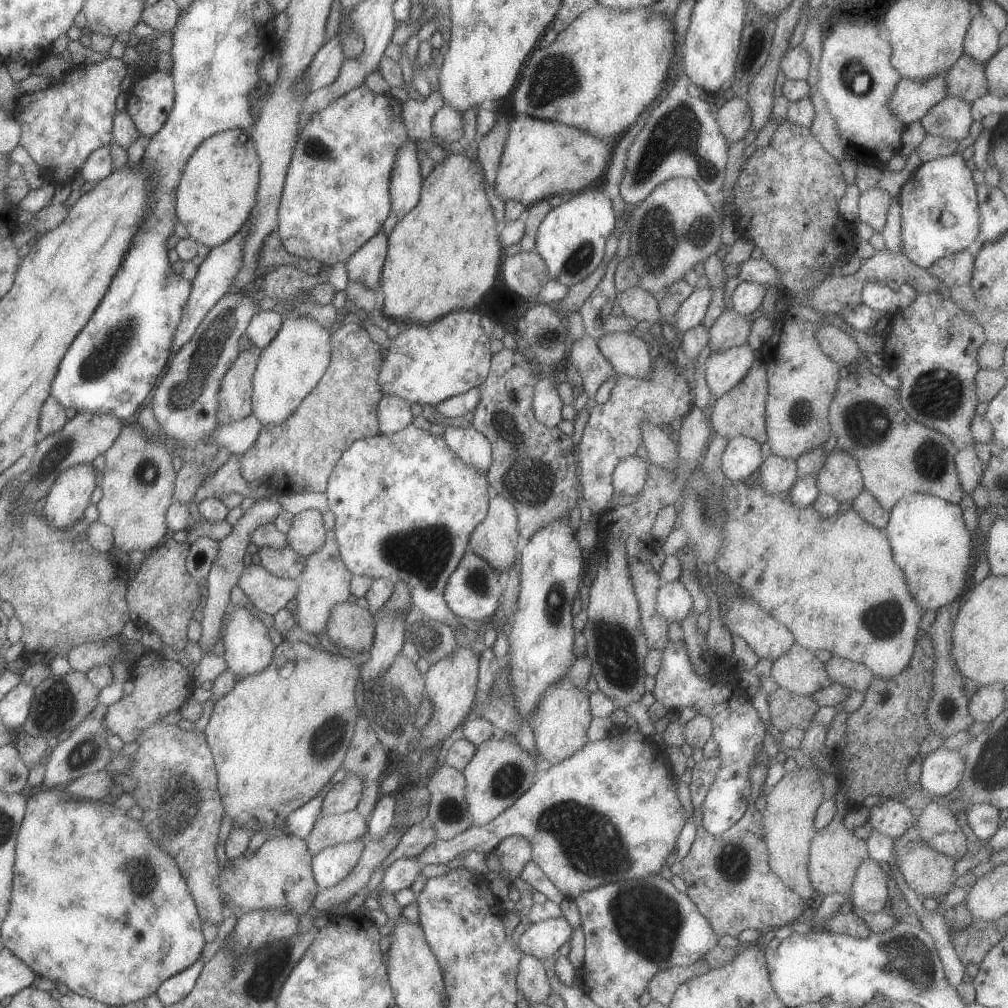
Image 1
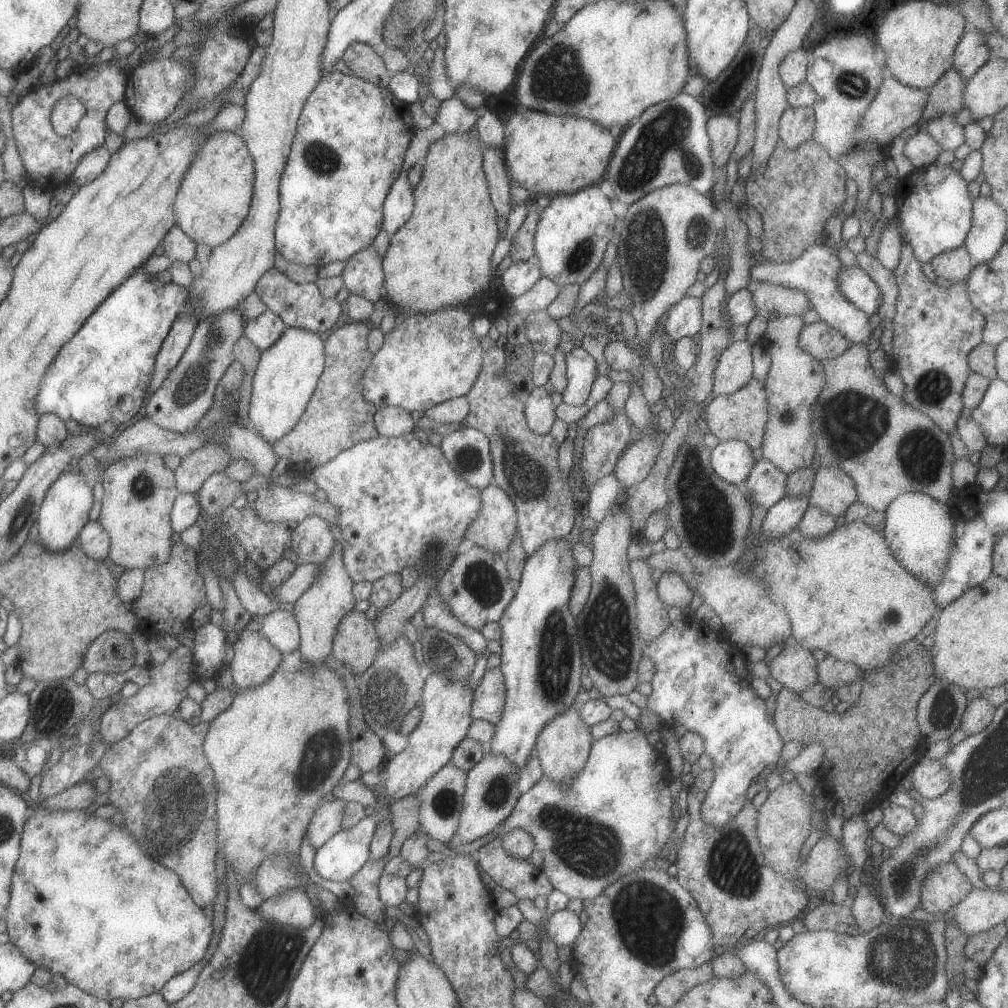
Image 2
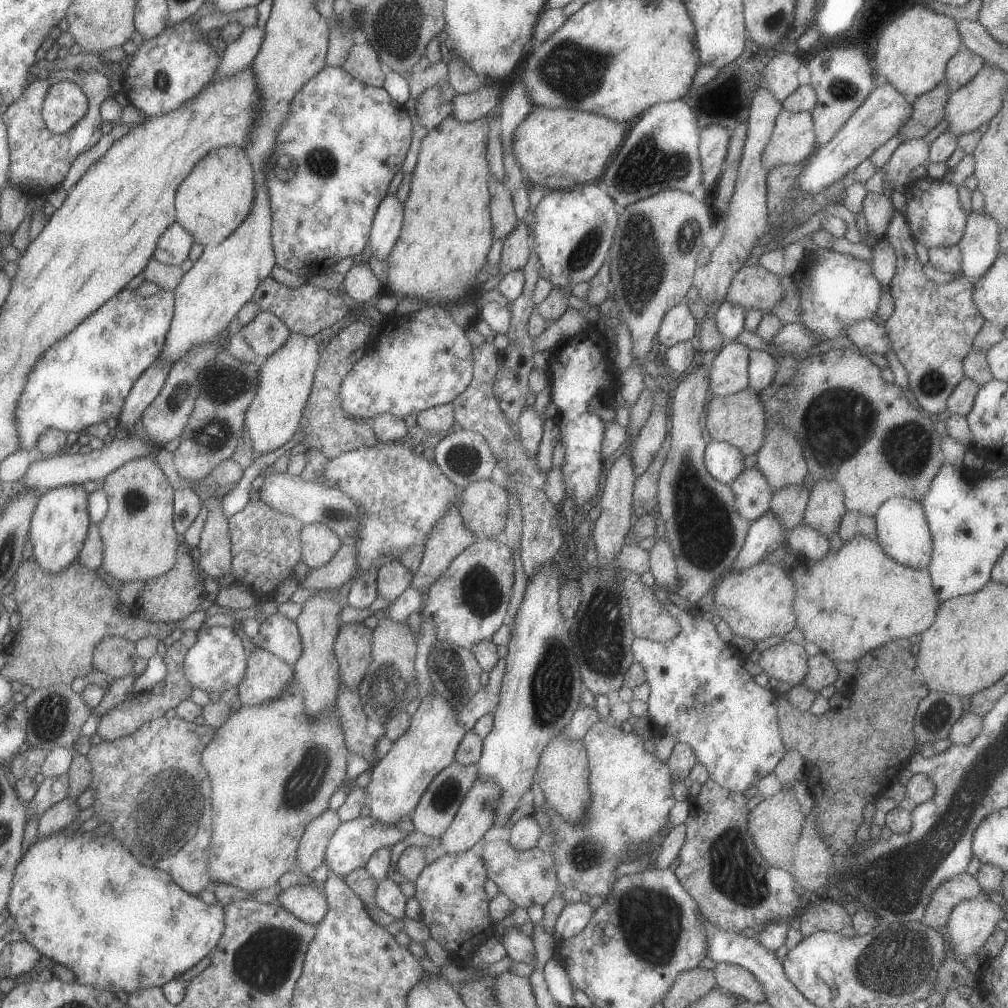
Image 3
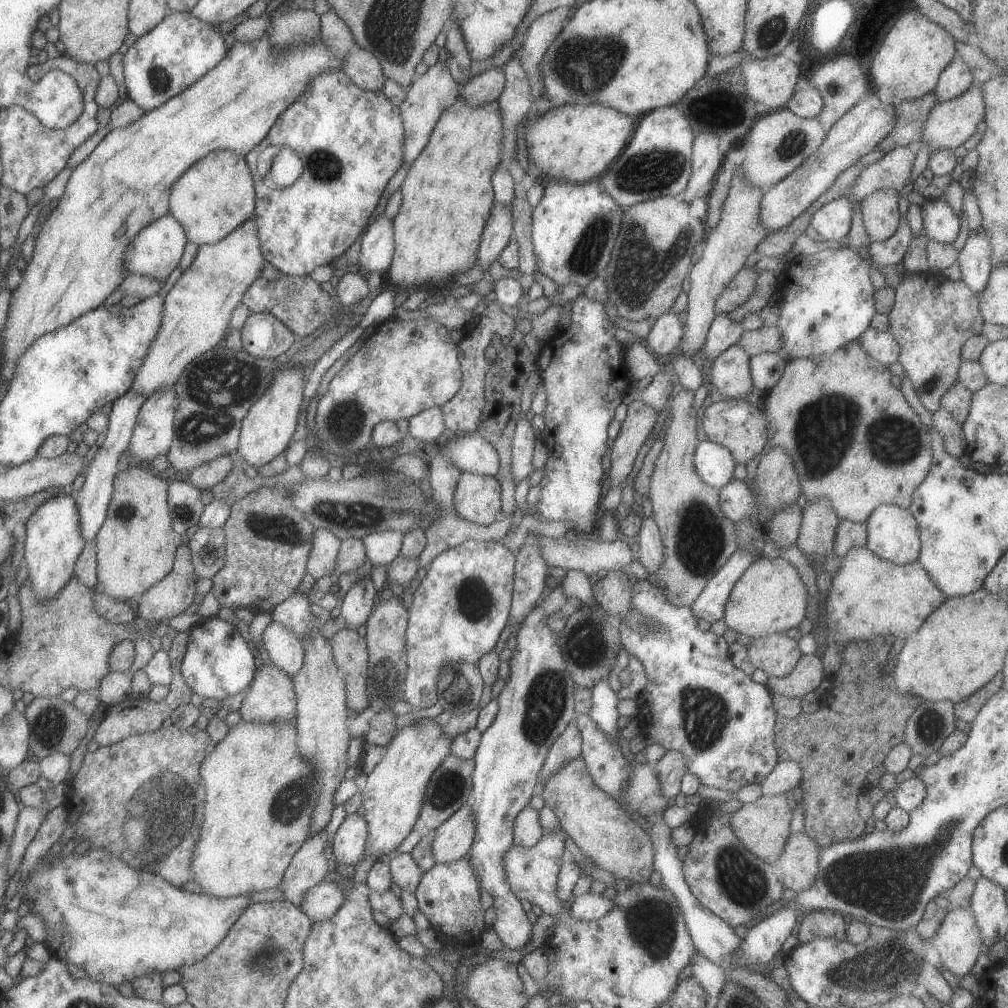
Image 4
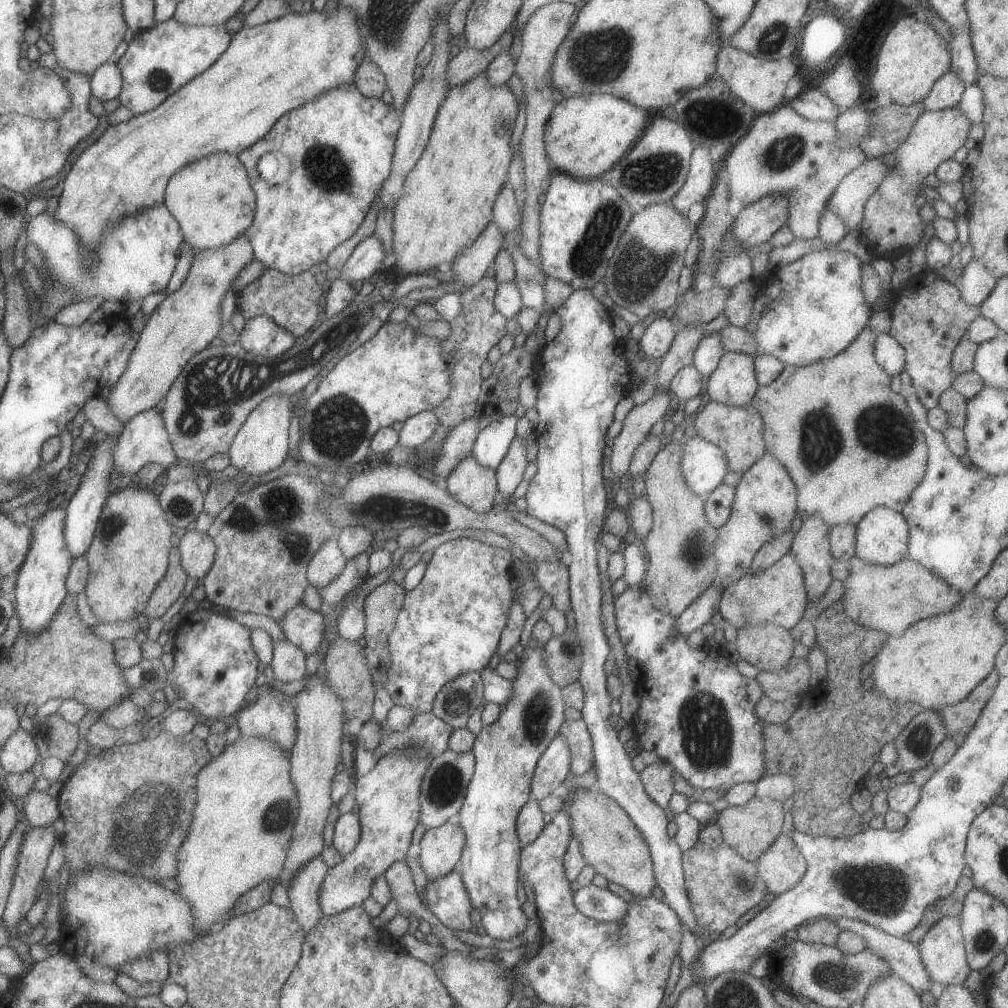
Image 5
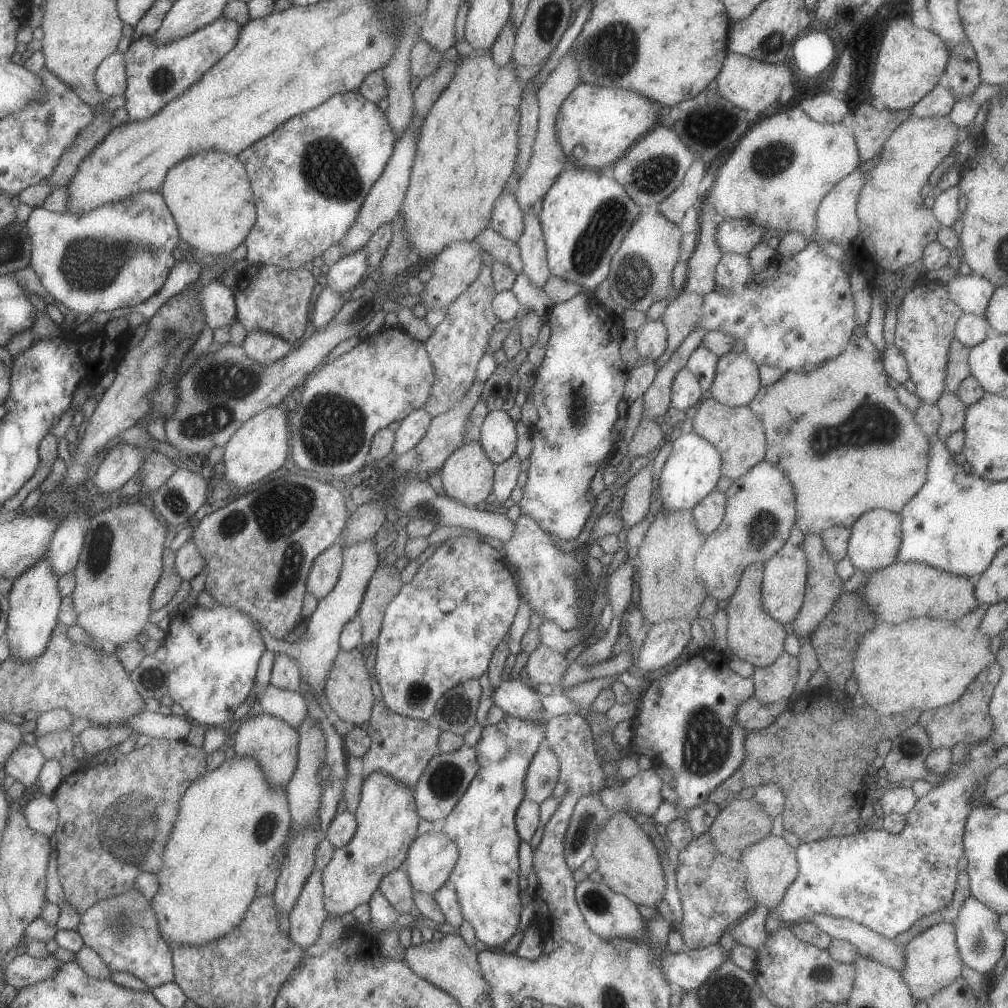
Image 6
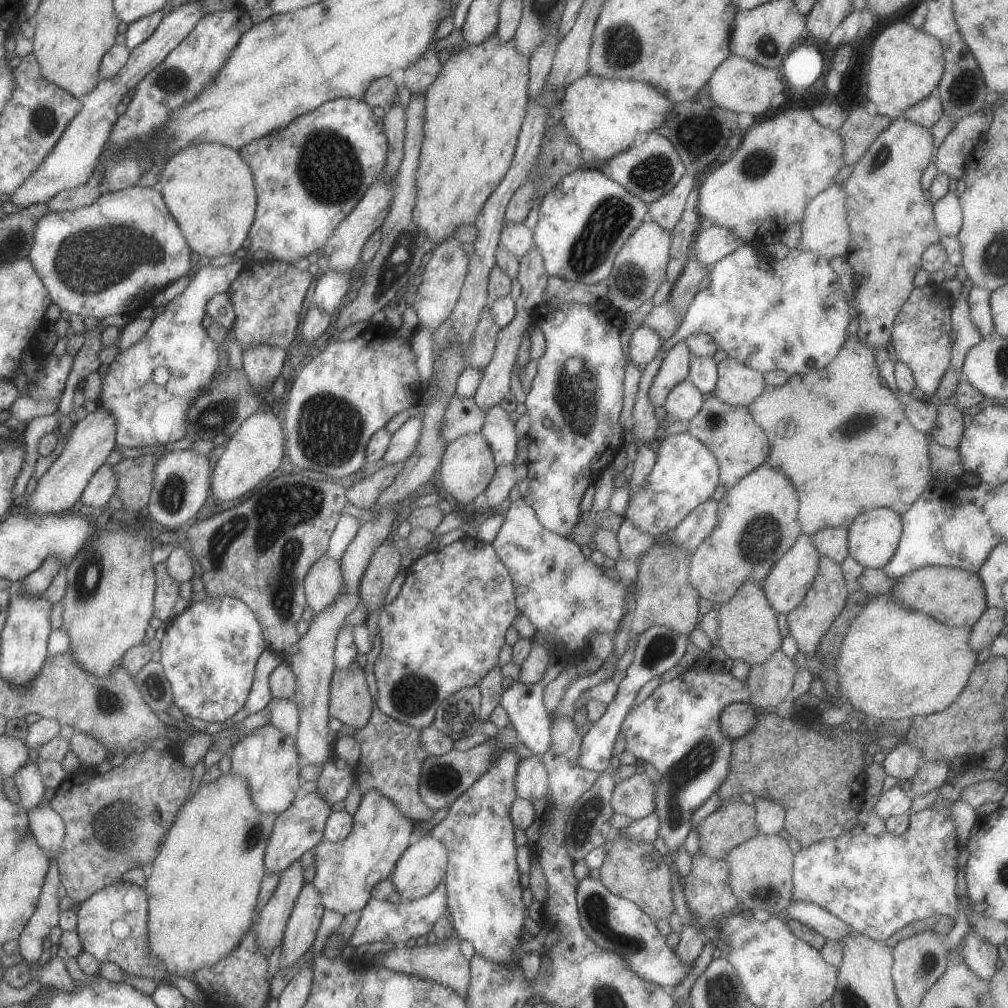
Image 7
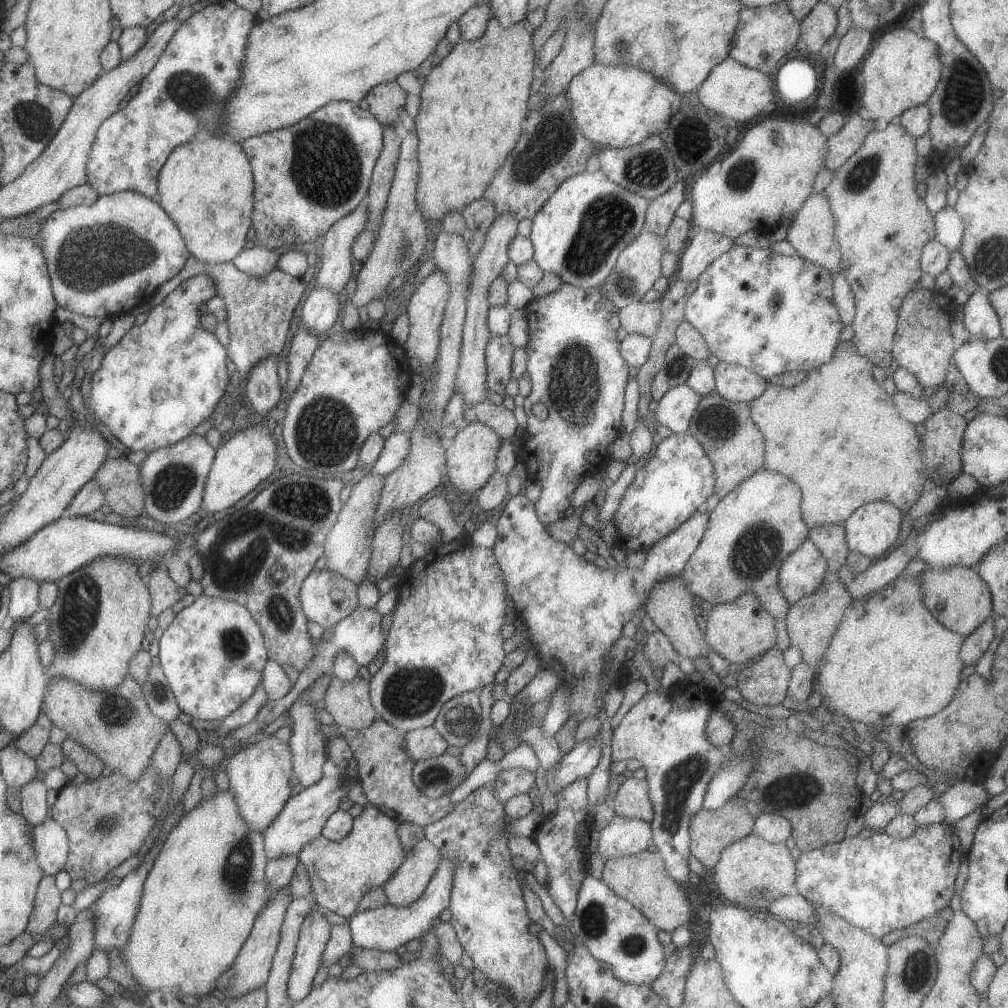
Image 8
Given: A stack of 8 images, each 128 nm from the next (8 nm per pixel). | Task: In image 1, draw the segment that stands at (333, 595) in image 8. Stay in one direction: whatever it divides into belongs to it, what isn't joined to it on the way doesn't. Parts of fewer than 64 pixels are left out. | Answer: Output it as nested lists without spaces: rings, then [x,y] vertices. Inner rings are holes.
[[[308,509],[294,515],[291,527],[284,533],[287,544],[301,557],[315,553],[327,535],[323,514],[318,509]]]

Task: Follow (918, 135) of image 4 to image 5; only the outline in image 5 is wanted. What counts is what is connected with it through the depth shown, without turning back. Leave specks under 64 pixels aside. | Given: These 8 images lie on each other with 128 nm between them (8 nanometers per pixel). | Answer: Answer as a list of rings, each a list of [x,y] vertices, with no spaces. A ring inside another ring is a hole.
[[[922,101],[908,106],[892,102],[874,109],[871,112],[873,129],[871,134],[860,142],[859,148],[868,159],[880,158],[889,152],[895,154],[924,110]]]

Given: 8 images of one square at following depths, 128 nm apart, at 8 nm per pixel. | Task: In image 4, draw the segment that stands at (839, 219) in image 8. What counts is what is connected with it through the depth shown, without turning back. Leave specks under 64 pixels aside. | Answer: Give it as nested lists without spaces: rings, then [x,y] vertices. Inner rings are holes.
[[[972,83],[970,88],[957,96],[936,104],[930,111],[928,120],[925,122],[922,141],[929,144],[930,154],[936,149],[955,149],[964,144],[976,131],[976,126],[985,120],[985,98],[983,97],[982,83]],[[894,189],[871,192],[861,200],[863,223],[872,241],[890,238],[900,224],[899,193]]]

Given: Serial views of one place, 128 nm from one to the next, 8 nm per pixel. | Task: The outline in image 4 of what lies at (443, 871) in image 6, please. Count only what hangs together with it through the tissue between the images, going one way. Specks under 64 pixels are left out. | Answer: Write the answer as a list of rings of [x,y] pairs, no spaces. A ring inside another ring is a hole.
[[[472,804],[464,805],[436,830],[432,843],[436,863],[449,863],[468,856],[477,826]]]

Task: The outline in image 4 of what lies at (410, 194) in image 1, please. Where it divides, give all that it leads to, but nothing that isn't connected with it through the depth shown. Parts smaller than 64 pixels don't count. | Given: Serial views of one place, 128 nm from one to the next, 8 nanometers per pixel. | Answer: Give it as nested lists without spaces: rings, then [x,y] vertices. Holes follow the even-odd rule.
[[[384,212],[376,214],[368,230],[360,239],[359,262],[369,272],[384,273],[391,267],[395,251],[395,230],[393,220]]]

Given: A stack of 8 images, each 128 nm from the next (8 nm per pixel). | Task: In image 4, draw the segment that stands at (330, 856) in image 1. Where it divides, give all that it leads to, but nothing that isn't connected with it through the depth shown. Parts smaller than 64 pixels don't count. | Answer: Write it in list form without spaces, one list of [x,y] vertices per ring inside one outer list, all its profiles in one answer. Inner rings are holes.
[[[356,813],[346,816],[339,826],[331,846],[339,865],[358,864],[367,856],[369,826],[364,817]]]

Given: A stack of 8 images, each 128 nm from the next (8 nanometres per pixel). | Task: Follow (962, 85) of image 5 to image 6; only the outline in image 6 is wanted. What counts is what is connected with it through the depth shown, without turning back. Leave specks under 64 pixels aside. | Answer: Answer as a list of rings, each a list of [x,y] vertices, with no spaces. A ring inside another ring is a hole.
[[[938,84],[929,94],[914,104],[910,112],[913,117],[918,118],[944,117],[950,114],[956,102],[952,90],[948,90],[948,86]]]

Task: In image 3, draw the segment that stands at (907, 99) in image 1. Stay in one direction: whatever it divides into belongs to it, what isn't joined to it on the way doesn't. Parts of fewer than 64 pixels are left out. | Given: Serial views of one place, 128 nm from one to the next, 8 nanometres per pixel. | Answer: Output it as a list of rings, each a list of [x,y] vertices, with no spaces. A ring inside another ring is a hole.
[[[886,81],[868,95],[868,98],[856,109],[848,122],[830,142],[818,146],[809,163],[798,177],[799,191],[814,194],[831,185],[835,180],[846,178],[863,160],[869,158],[883,144],[886,144],[904,126],[912,116],[913,106],[906,97],[897,91],[892,83]]]

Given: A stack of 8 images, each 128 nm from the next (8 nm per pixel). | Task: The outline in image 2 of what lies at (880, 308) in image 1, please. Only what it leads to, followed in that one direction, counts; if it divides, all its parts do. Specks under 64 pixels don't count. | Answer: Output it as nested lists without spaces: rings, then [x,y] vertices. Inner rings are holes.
[[[845,267],[839,275],[841,293],[867,315],[876,314],[882,304],[878,284],[860,267]]]

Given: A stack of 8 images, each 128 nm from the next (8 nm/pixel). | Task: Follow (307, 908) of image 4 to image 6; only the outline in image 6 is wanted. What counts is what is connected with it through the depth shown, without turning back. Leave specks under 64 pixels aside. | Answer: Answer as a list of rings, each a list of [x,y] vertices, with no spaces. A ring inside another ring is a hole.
[[[380,771],[365,778],[355,818],[357,828],[352,840],[342,848],[335,848],[332,860],[322,872],[325,911],[332,915],[352,913],[356,907],[370,903],[372,894],[379,890],[382,878],[402,868],[408,848],[417,838],[418,824],[421,819],[416,808],[415,792]]]

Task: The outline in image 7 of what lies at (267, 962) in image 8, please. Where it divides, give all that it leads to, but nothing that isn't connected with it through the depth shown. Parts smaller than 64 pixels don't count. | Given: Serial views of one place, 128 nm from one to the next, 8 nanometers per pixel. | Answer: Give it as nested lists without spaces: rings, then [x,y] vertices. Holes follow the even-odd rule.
[[[301,858],[279,874],[272,898],[262,907],[254,928],[261,953],[270,956],[283,942],[285,928],[298,895],[305,885],[305,868]]]

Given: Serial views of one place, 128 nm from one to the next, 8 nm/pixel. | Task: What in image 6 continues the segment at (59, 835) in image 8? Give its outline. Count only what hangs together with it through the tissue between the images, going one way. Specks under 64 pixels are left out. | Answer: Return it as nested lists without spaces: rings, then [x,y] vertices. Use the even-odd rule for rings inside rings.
[[[38,793],[25,802],[22,809],[27,824],[31,830],[44,834],[51,840],[57,834],[60,822],[60,816],[56,804],[52,802],[51,797]]]

